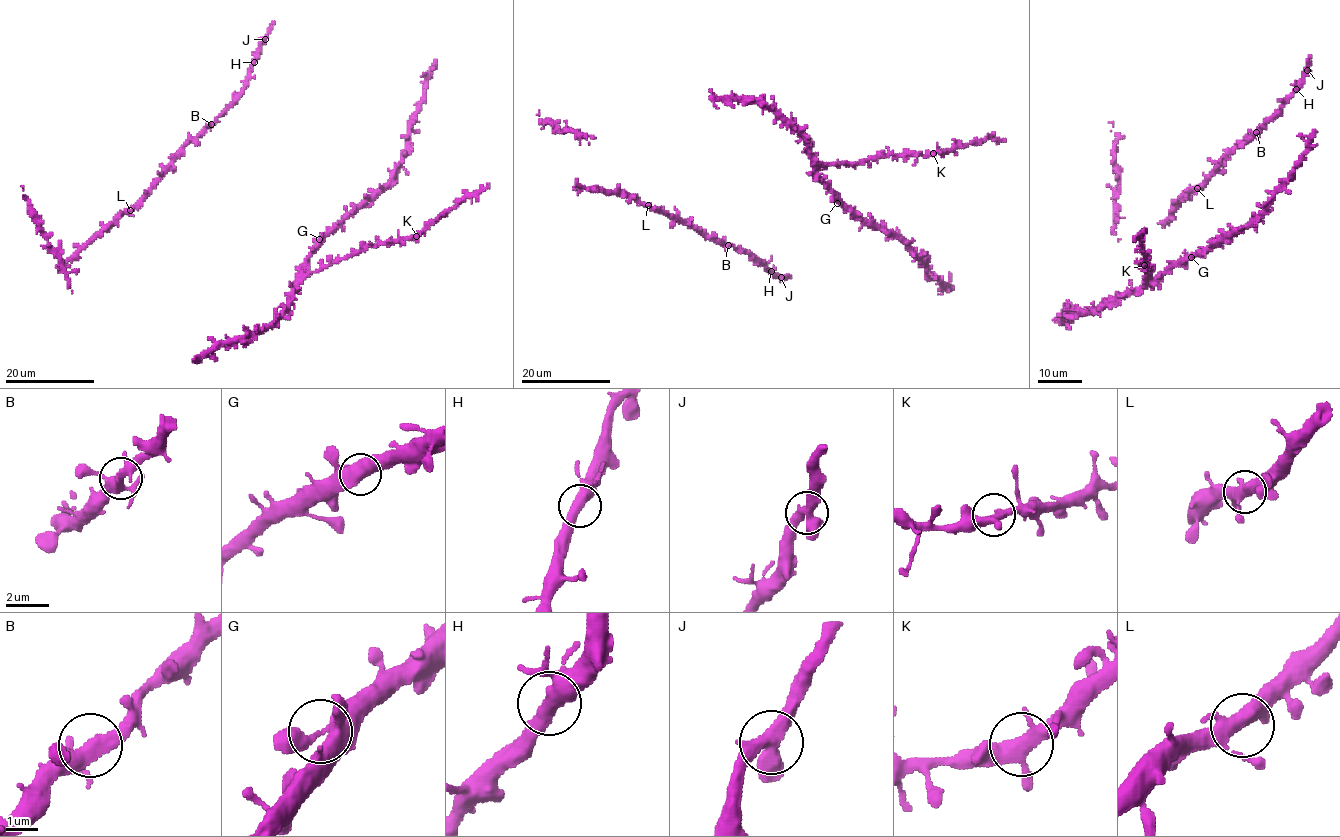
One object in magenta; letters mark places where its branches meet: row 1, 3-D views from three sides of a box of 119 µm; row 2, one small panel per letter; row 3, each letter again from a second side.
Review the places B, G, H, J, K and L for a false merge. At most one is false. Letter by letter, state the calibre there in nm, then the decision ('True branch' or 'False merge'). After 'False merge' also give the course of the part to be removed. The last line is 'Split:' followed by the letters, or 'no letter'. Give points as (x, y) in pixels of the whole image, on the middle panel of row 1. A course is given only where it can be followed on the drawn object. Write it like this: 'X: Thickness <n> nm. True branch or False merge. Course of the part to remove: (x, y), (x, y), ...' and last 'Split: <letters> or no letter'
B: Thickness 360 nm. True branch
G: Thickness 360 nm. True branch
H: Thickness 380 nm. True branch
J: Thickness 420 nm. True branch
K: Thickness 360 nm. True branch
L: Thickness 400 nm. True branch
Split: no letter

